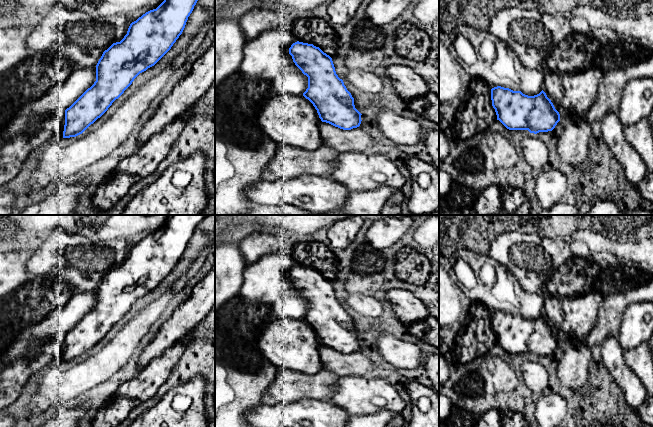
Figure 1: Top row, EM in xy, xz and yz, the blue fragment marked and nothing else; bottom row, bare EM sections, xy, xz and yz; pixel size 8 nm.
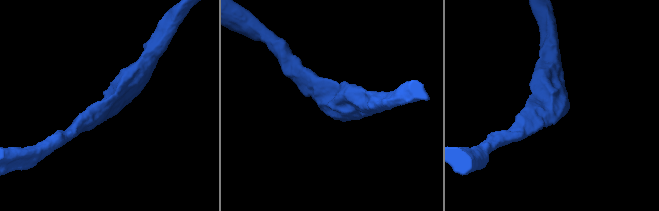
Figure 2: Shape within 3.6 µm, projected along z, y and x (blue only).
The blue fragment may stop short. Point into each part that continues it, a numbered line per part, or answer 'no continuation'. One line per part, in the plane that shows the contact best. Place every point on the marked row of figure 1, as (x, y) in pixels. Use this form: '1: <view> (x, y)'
no continuation

